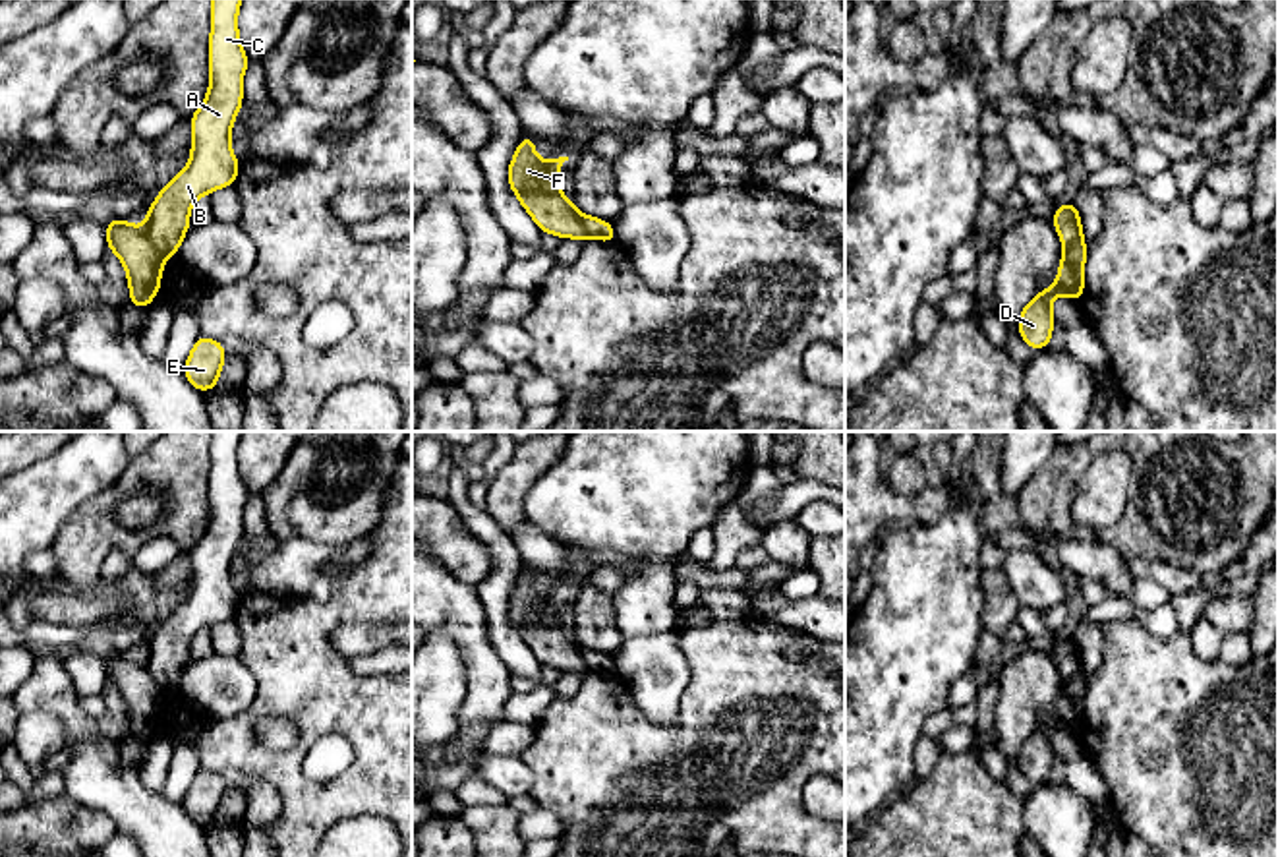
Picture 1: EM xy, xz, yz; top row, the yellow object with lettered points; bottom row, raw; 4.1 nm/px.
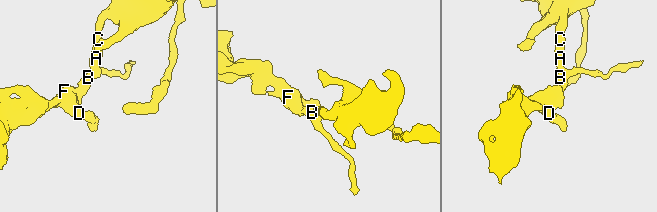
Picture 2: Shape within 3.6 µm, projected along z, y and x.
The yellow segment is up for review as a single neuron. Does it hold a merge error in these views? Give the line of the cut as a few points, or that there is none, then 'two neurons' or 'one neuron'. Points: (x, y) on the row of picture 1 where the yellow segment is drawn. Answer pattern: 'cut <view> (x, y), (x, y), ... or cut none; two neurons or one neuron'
cut xy (142, 229), (165, 256); two neurons

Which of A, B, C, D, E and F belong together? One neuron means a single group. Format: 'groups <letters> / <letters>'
groups A B C / D E F

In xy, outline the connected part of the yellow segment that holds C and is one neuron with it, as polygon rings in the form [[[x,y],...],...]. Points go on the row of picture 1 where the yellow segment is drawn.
[[[213,0],[209,39],[209,91],[189,116],[191,157],[188,166],[160,188],[145,211],[145,234],[155,248],[172,257],[189,230],[189,211],[197,197],[234,186],[240,161],[230,149],[230,130],[244,104],[242,77],[249,66],[238,37],[242,0]]]

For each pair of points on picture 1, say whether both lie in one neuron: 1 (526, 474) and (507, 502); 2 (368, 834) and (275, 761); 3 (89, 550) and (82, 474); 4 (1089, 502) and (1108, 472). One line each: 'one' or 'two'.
1: one
2: two
3: two
4: one

